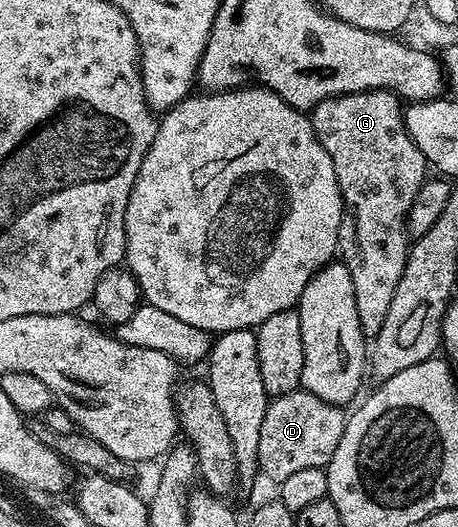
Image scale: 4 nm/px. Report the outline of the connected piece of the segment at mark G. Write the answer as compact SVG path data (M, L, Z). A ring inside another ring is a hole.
M389 90L341 94L316 104L308 117L320 144L324 144L324 152L332 160L332 168L336 168L342 193L337 257L352 276L360 328L372 340L380 332L396 284L404 276L406 217L416 192L420 192L428 177L428 163L406 131L403 99Z

